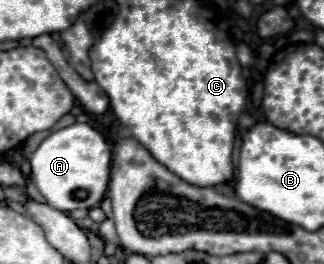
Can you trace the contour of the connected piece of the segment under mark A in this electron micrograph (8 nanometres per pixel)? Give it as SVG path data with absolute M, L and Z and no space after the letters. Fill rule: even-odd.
M72 124L68 128L52 132L34 150L30 158L30 176L38 186L46 202L62 212L72 212L80 208L96 208L106 194L110 180L110 160L112 150L106 138L88 124Z

